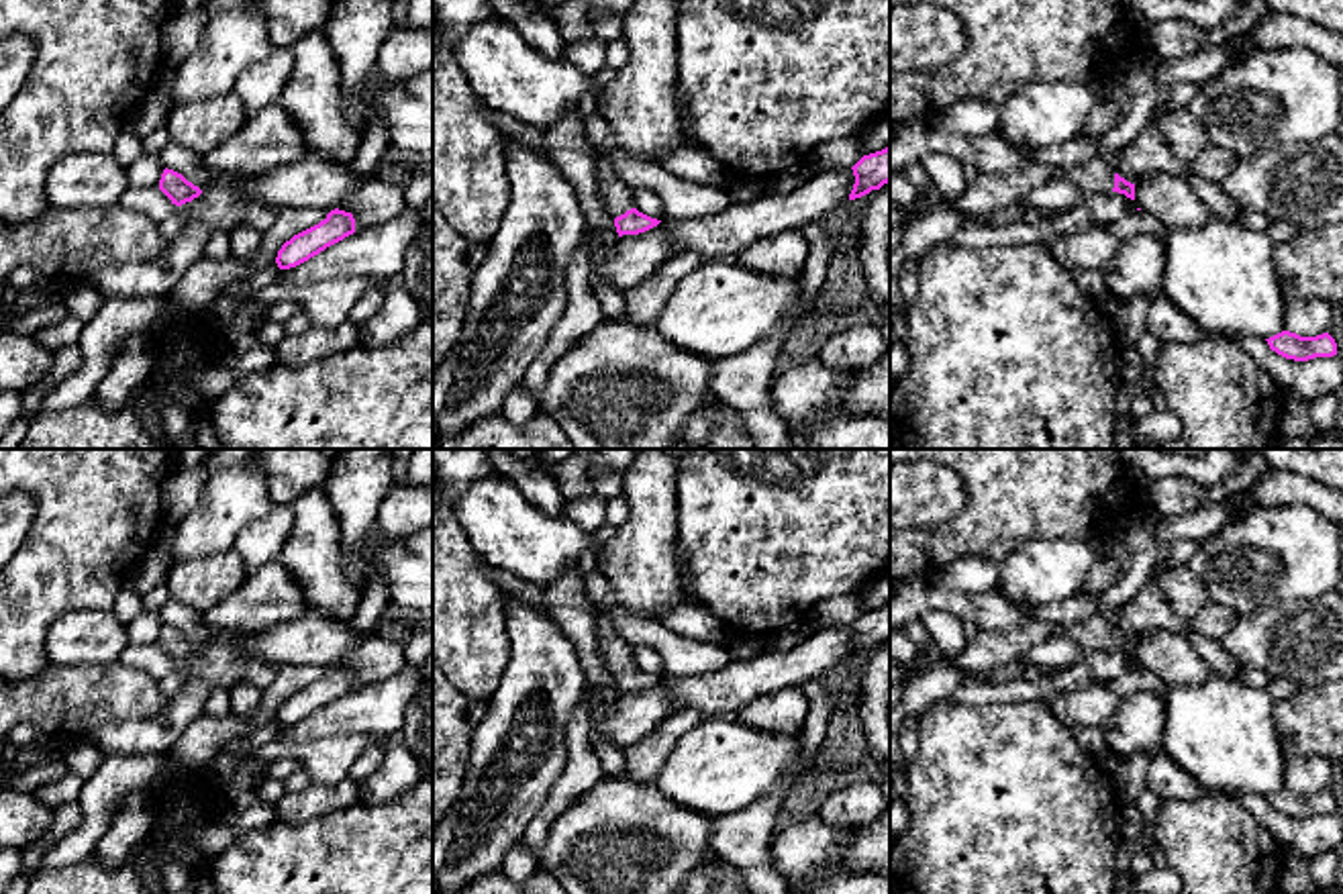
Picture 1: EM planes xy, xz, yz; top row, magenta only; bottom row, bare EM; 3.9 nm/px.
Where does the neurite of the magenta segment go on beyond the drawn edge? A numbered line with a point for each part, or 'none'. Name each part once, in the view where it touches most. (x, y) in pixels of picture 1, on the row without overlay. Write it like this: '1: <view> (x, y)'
1: xz (619, 656)

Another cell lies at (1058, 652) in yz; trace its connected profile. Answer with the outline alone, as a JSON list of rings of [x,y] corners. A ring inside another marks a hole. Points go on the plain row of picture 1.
[[[1051,637],[1025,651],[1018,659],[1033,667],[1065,667],[1074,663],[1082,647],[1070,637]]]

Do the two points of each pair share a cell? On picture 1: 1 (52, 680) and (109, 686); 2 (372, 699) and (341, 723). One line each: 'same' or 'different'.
1: same
2: same

